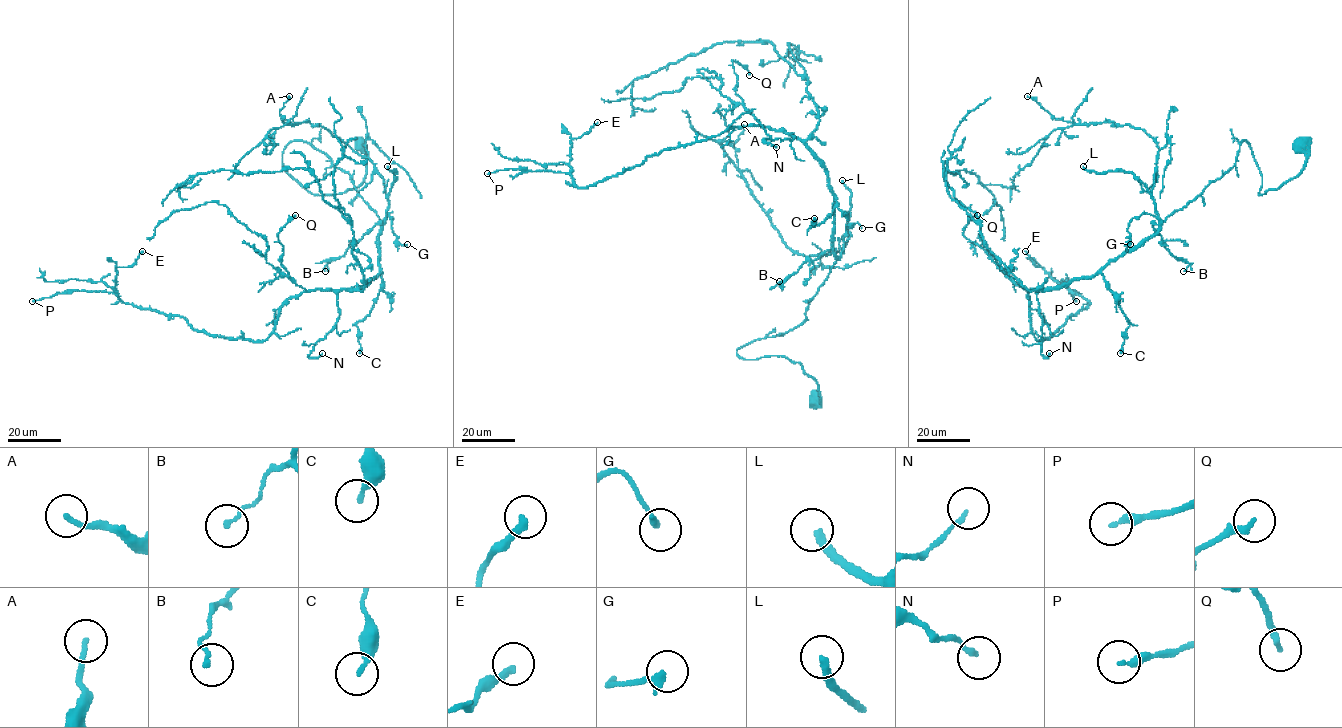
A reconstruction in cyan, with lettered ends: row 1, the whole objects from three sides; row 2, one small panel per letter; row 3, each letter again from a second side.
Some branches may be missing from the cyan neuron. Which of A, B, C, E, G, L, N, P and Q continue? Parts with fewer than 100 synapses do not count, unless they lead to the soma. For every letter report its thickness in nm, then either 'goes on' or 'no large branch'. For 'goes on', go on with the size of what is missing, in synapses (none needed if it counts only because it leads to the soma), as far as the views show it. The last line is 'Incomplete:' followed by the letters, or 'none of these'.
A: 170 nm thick; no large branch
B: 140 nm thick; no large branch
C: 200 nm thick; no large branch
E: 260 nm thick; no large branch
G: 220 nm thick; no large branch
L: 300 nm thick; goes on; about 300 synapses
N: 140 nm thick; no large branch
P: 280 nm thick; no large branch
Q: 200 nm thick; no large branch
Incomplete: L

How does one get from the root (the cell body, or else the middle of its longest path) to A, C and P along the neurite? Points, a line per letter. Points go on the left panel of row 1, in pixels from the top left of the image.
A: (360, 147), (343, 193), (312, 194), (282, 161), (310, 143), (382, 222), (375, 165), (284, 123), (289, 96)
C: (360, 147), (363, 182), (335, 194), (308, 191), (282, 154), (294, 140), (322, 151), (382, 223), (359, 353)
P: (360, 147), (343, 193), (282, 161), (349, 174), (380, 271), (264, 340), (32, 301)

